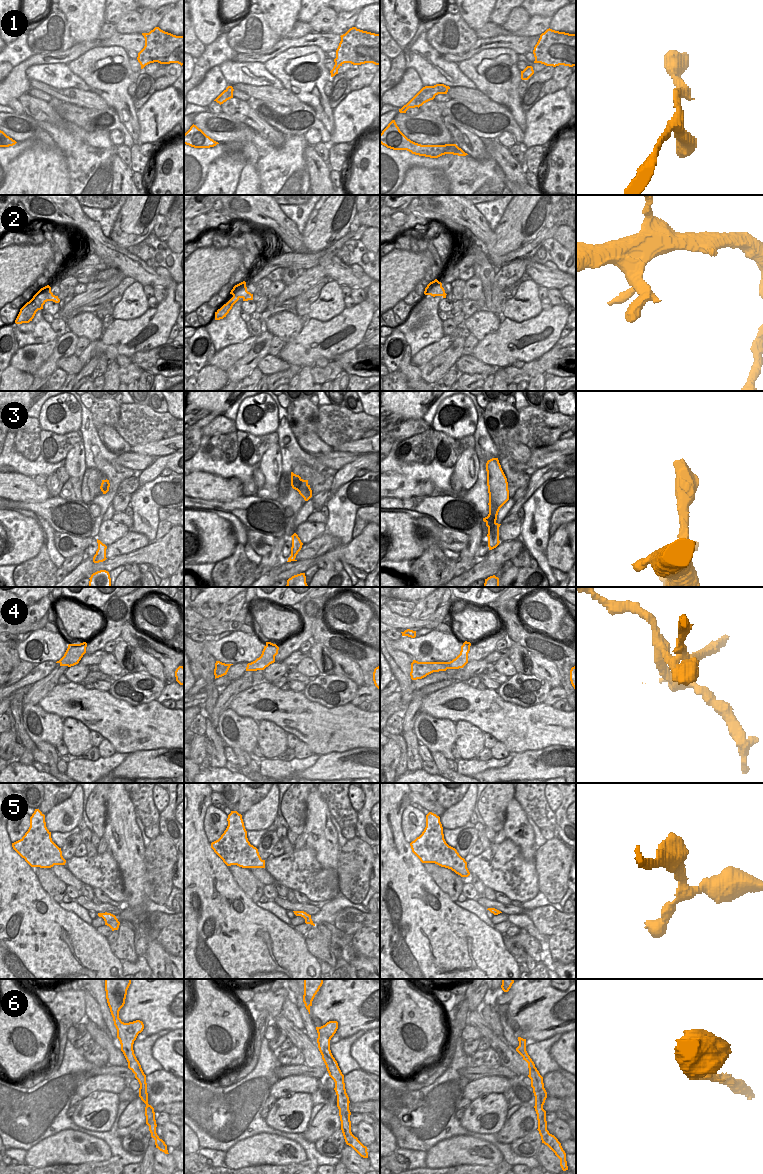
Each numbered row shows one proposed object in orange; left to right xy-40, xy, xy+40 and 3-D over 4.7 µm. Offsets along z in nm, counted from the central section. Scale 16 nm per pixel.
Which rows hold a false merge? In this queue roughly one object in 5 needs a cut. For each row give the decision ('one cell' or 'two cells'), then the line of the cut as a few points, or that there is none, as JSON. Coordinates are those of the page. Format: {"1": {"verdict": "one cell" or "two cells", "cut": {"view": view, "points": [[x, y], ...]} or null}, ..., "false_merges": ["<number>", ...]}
{"1": {"verdict": "one cell", "cut": null}, "2": {"verdict": "one cell", "cut": null}, "3": {"verdict": "one cell", "cut": null}, "4": {"verdict": "two cells", "cut": {"view": "xy", "points": [[274, 644], [268, 649], [263, 650]]}}, "5": {"verdict": "one cell", "cut": null}, "6": {"verdict": "one cell", "cut": null}, "false_merges": ["4"]}

